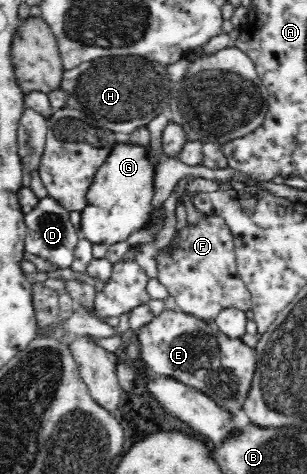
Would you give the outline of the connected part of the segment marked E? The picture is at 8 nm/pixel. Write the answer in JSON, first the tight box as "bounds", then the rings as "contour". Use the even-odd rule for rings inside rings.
{"bounds":[136,309,257,414],"contour":[[[180,309],[162,310],[136,337],[141,359],[156,374],[172,376],[180,383],[204,392],[228,413],[235,414],[242,409],[257,362],[256,350],[244,344],[242,339],[230,339],[214,320],[198,319]]]}

